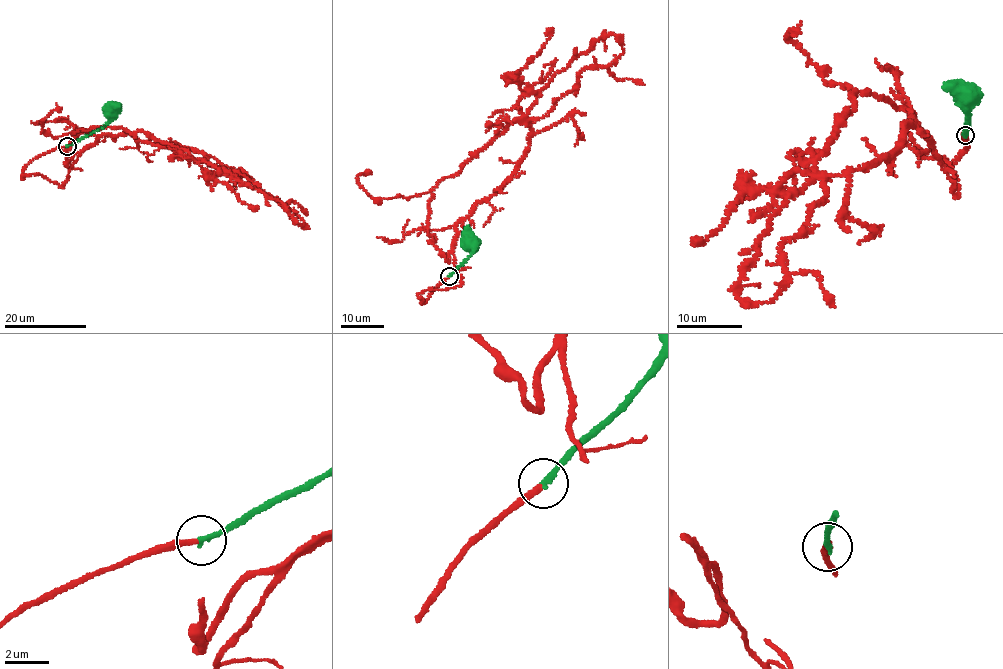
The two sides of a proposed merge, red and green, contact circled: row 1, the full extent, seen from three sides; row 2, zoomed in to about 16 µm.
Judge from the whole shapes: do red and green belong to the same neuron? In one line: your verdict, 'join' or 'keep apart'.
join

